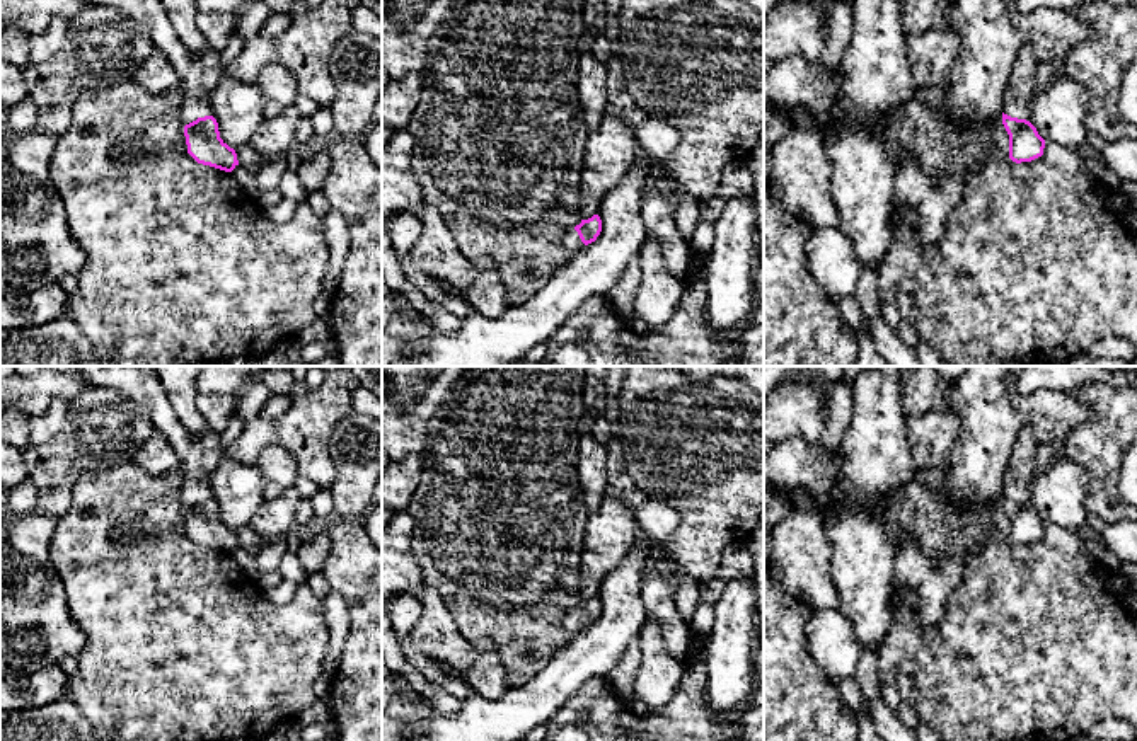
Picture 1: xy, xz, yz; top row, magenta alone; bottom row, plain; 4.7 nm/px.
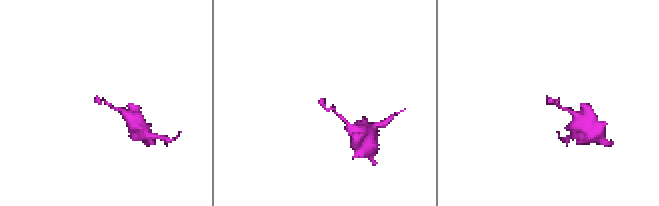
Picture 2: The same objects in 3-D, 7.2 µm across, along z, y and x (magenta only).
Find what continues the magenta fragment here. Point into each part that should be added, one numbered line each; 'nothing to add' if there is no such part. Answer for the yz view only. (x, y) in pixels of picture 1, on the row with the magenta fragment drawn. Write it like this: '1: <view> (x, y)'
1: yz (1021, 84)

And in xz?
1: xz (571, 241)

